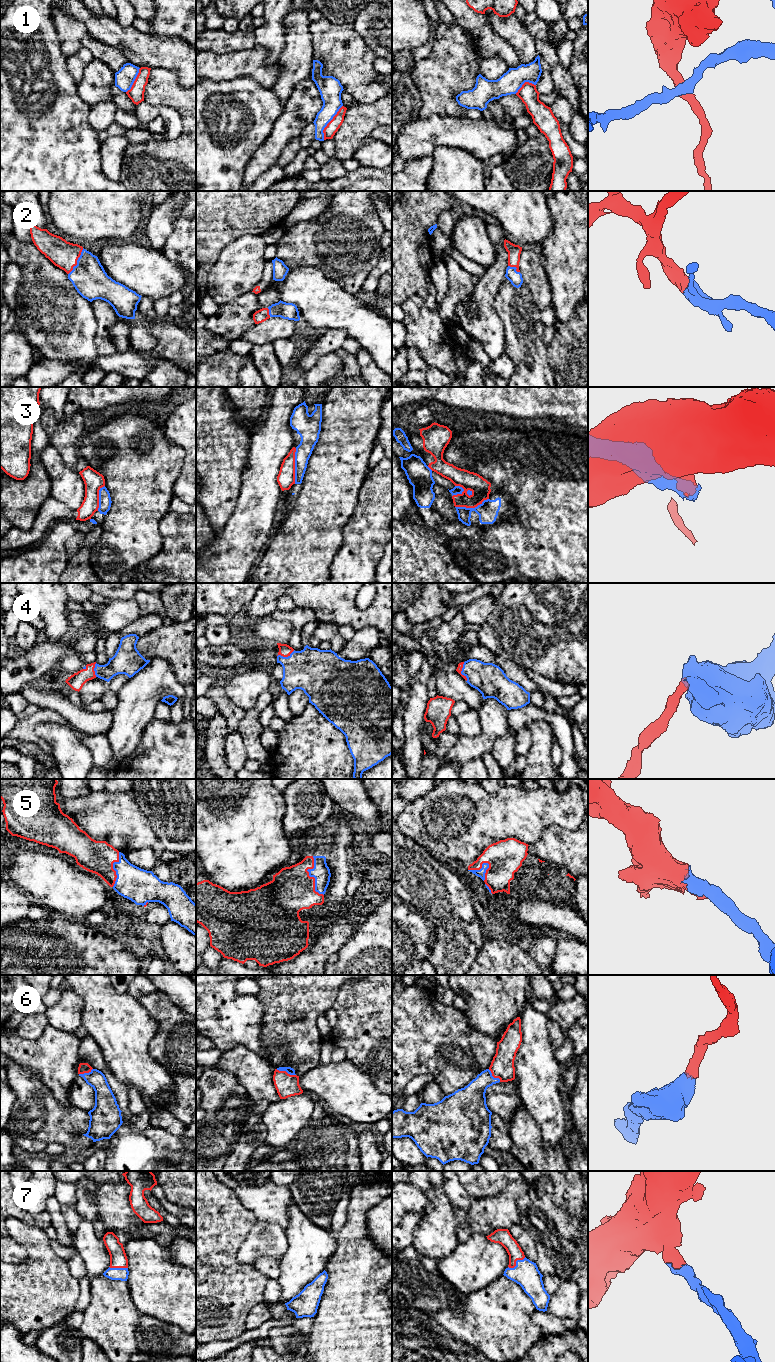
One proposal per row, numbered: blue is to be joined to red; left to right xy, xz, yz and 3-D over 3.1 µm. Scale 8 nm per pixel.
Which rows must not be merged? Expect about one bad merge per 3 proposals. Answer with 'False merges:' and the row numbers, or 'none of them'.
False merges: 1, 3

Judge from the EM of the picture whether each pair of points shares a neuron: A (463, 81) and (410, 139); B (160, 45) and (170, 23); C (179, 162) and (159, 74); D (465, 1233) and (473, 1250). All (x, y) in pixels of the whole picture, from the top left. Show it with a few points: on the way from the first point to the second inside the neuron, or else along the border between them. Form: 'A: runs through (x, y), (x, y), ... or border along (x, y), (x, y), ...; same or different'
A: border along (456, 116), (432, 114), (425, 118), (419, 118); different
B: border along (149, 32), (158, 37), (181, 38), (185, 42); different
C: runs through (185, 140), (185, 106), (175, 96); same
D: border along (485, 1235), (473, 1233), (466, 1240), (459, 1243); different

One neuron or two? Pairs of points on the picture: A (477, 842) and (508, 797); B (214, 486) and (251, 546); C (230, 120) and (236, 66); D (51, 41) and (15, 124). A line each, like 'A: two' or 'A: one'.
A: one
B: two
C: two
D: one

